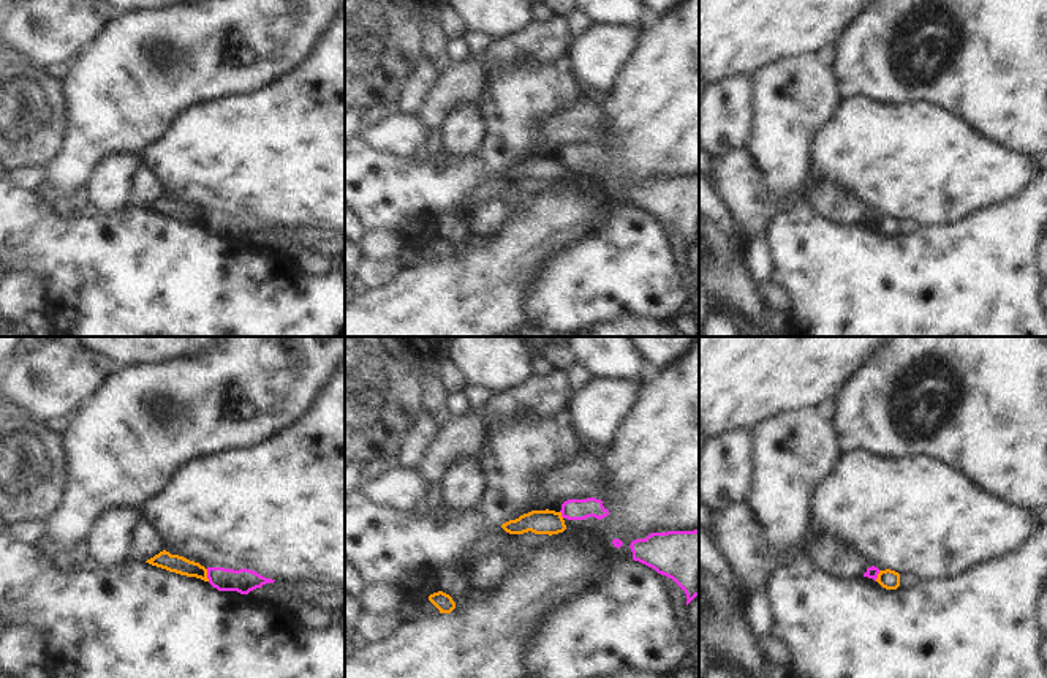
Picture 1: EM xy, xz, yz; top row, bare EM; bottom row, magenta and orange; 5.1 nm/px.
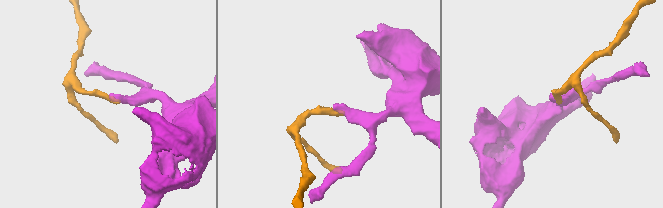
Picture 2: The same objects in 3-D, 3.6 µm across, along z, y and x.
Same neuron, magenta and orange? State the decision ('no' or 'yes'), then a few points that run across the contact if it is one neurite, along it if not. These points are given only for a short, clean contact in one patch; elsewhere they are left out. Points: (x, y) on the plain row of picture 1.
no | xy (206, 215), (209, 226)

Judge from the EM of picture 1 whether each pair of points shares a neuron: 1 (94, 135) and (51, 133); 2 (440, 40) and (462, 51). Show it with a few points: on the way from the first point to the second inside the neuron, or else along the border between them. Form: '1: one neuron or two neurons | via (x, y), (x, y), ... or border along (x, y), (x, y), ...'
1: two neurons | border along (65, 97), (65, 144), (46, 165)
2: two neurons | border along (449, 40), (448, 51), (454, 62)

